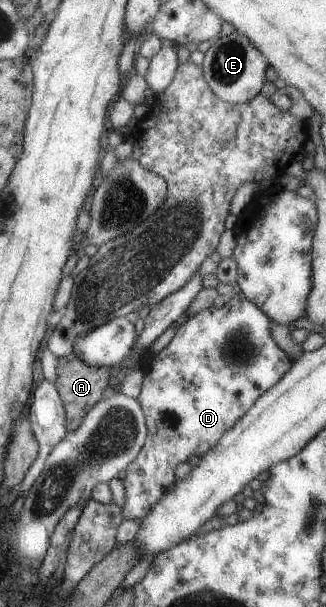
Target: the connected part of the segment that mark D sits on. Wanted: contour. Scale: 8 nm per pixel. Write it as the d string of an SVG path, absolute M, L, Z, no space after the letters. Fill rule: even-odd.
M243 293L227 299L221 308L203 309L177 329L172 340L155 354L152 367L144 374L138 397L146 416L147 436L135 460L121 476L127 498L122 513L127 519L142 518L176 482L175 469L191 456L203 456L217 446L219 439L253 406L253 403L291 368L293 359L271 337L271 319Z

